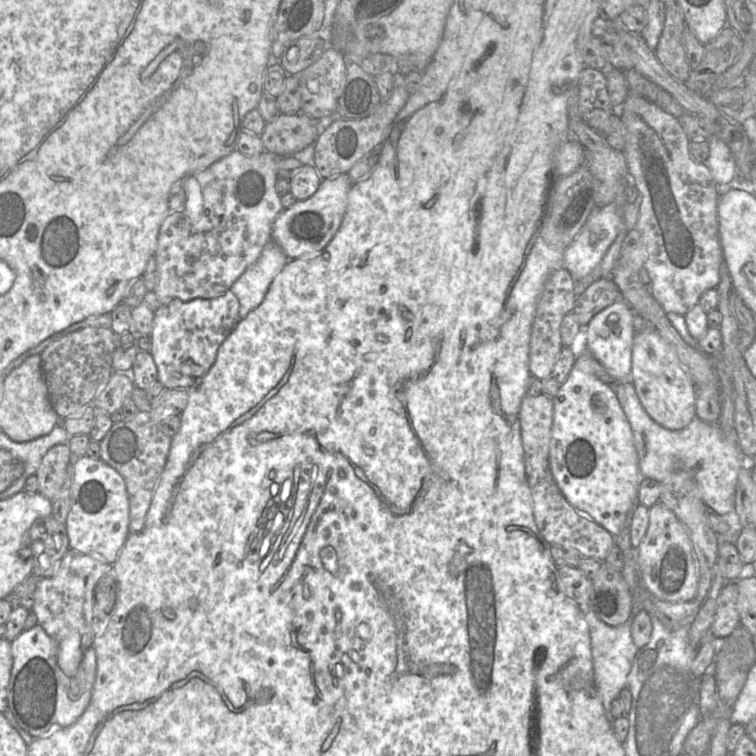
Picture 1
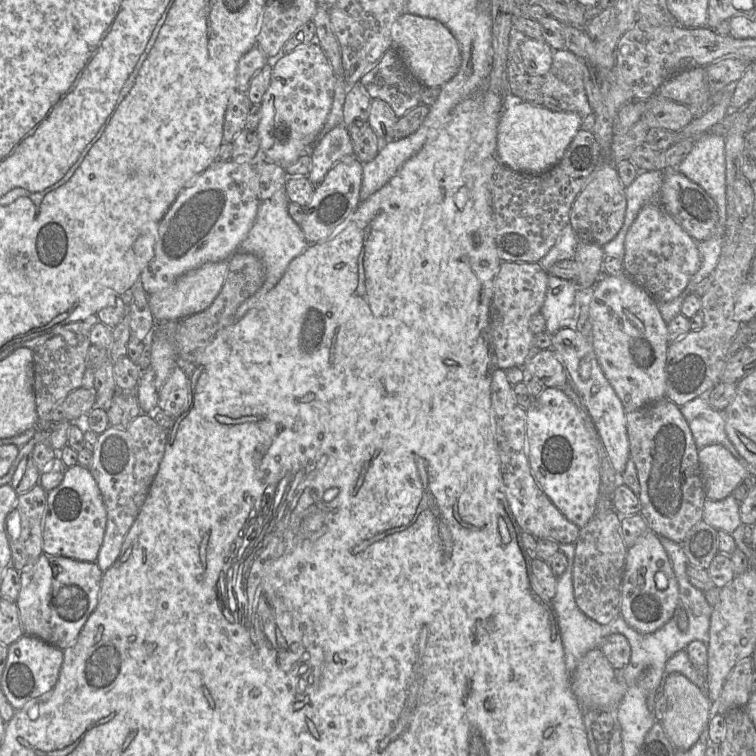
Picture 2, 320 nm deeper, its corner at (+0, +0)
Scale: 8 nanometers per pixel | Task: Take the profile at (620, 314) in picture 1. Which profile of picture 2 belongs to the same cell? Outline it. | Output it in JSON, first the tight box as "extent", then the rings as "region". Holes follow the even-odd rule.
{"extent":[552,327,630,474],"region":[[[566,327],[553,334],[552,350],[562,362],[569,383],[580,395],[584,406],[597,429],[600,441],[609,457],[612,468],[621,474],[630,457],[626,427],[626,411],[621,400],[606,379],[596,358],[592,341],[574,327]]]}

